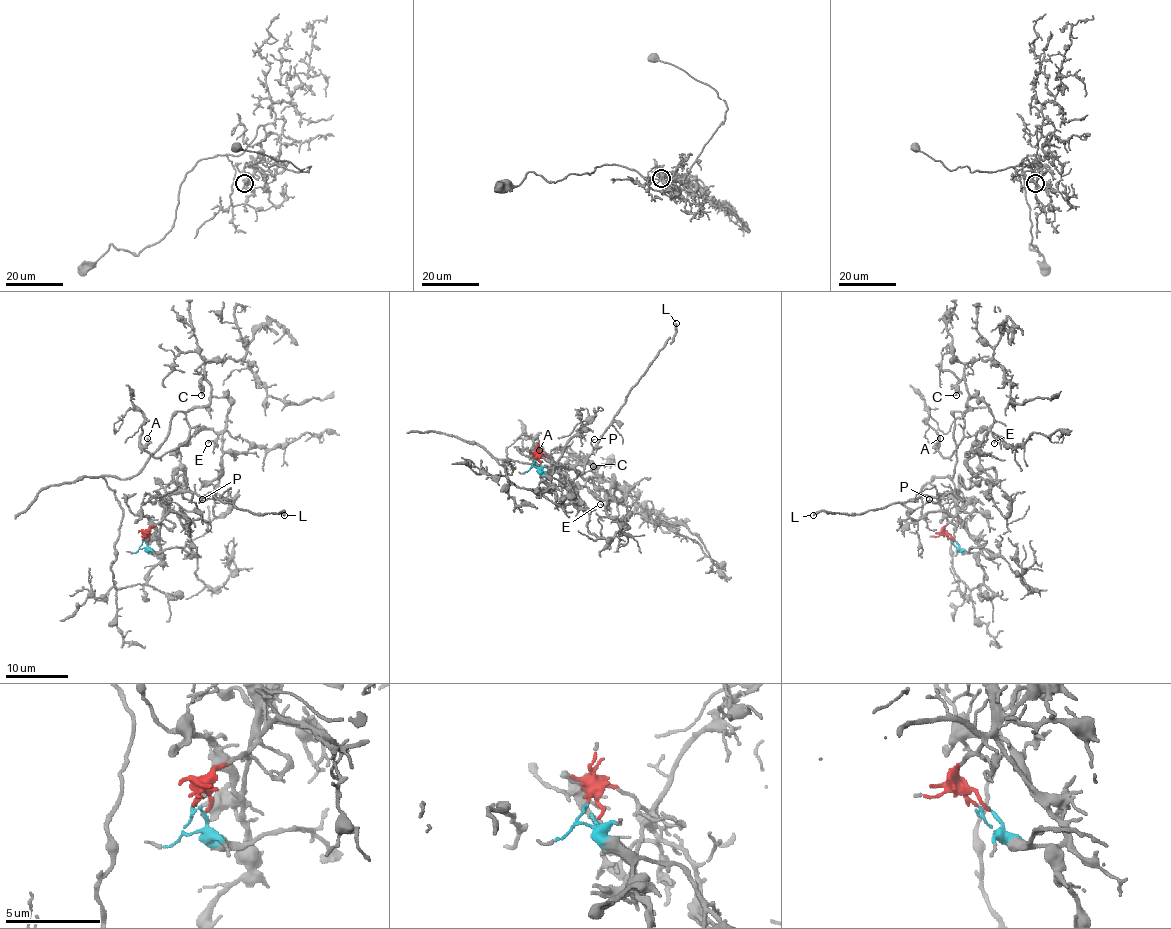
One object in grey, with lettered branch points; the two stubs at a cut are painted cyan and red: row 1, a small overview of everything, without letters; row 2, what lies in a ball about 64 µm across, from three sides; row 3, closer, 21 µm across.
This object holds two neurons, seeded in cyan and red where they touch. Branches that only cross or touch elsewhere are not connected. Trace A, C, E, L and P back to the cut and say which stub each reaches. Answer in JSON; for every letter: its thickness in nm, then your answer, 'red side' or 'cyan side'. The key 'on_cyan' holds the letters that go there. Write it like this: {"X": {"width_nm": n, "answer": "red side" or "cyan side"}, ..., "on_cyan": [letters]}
{"A": {"width_nm": 200, "answer": "cyan side"}, "C": {"width_nm": 240, "answer": "cyan side"}, "E": {"width_nm": 110, "answer": "red side"}, "L": {"width_nm": 240, "answer": "red side"}, "P": {"width_nm": 110, "answer": "red side"}, "on_cyan": ["A", "C"]}

